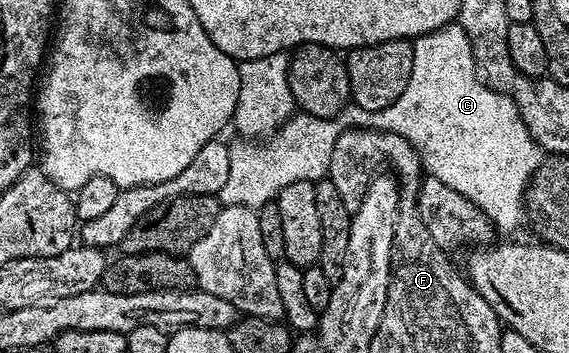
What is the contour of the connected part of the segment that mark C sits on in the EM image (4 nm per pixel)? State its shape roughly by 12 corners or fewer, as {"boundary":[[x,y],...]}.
{"boundary":[[459,22],[384,110],[297,113],[288,52],[239,61],[223,207],[325,179],[344,131],[407,140],[502,233],[542,150]]}

